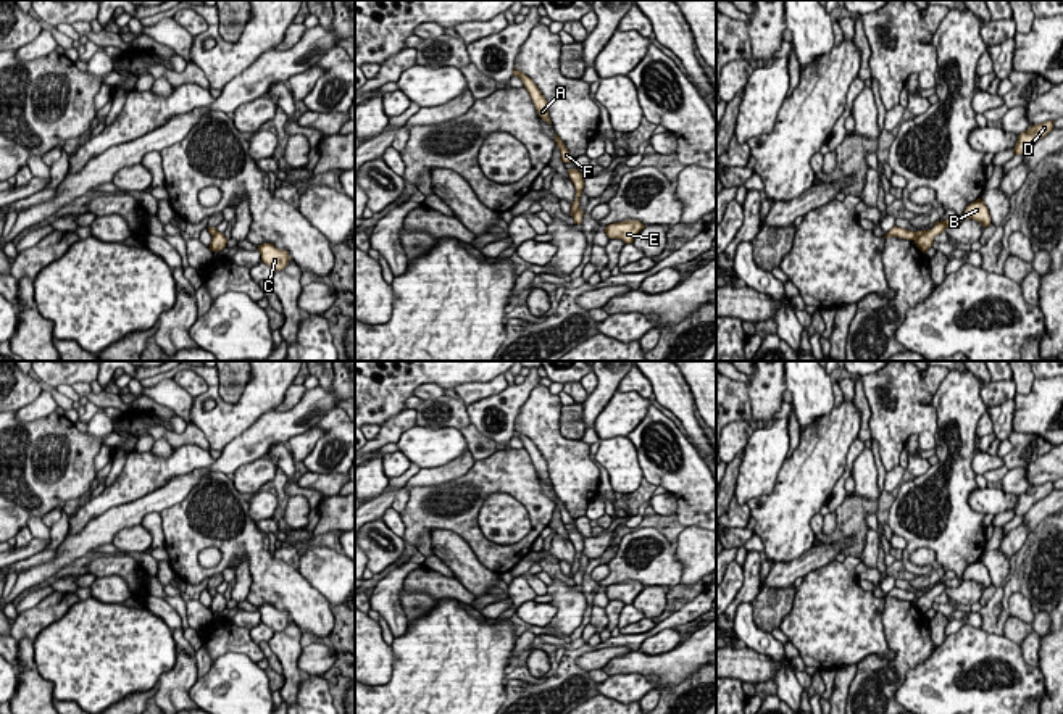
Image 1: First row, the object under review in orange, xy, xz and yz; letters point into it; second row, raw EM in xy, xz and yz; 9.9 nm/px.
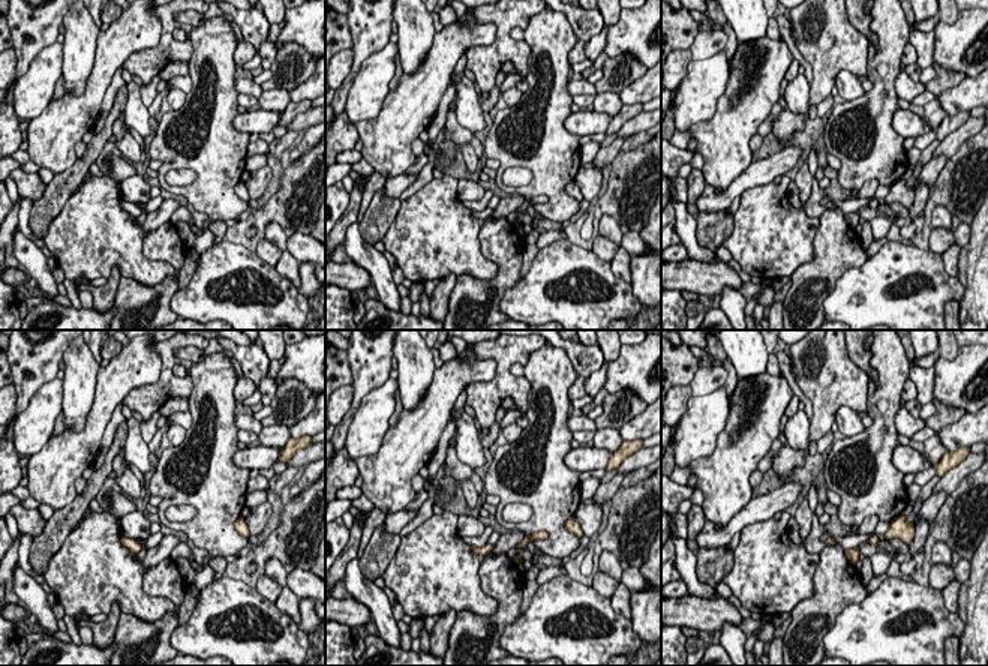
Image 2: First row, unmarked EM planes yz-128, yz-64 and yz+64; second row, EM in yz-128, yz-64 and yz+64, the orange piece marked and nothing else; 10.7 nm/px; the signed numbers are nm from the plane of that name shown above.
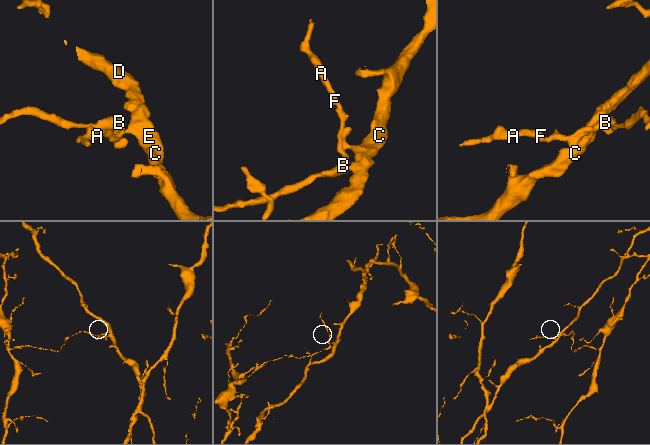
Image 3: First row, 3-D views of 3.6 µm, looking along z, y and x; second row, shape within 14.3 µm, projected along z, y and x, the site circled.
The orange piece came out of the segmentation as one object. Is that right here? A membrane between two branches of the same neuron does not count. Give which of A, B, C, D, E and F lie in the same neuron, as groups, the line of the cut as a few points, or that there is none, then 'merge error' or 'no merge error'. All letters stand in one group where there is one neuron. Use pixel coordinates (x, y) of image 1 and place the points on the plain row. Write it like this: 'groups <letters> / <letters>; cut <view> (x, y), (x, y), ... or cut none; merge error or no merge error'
groups A B F / C D E; cut yz (928, 592), (915, 601); merge error

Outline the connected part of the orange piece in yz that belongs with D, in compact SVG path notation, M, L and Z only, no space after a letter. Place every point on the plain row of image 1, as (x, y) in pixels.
M1055 482L1034 485L1028 492L1021 493L1013 509L1015 516L1024 516L1039 500L1045 498L1053 490L1053 484Z

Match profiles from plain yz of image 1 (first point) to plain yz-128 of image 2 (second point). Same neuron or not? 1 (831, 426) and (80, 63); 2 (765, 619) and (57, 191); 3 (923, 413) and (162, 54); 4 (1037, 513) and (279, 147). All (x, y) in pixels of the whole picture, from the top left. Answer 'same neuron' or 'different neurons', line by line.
1: different neurons
2: same neuron
3: same neuron
4: different neurons

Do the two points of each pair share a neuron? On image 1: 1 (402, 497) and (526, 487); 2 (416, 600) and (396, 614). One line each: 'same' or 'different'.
1: different
2: different

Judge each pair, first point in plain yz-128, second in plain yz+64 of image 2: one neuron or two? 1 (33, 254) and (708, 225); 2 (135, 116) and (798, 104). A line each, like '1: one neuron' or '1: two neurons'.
1: two neurons
2: one neuron

